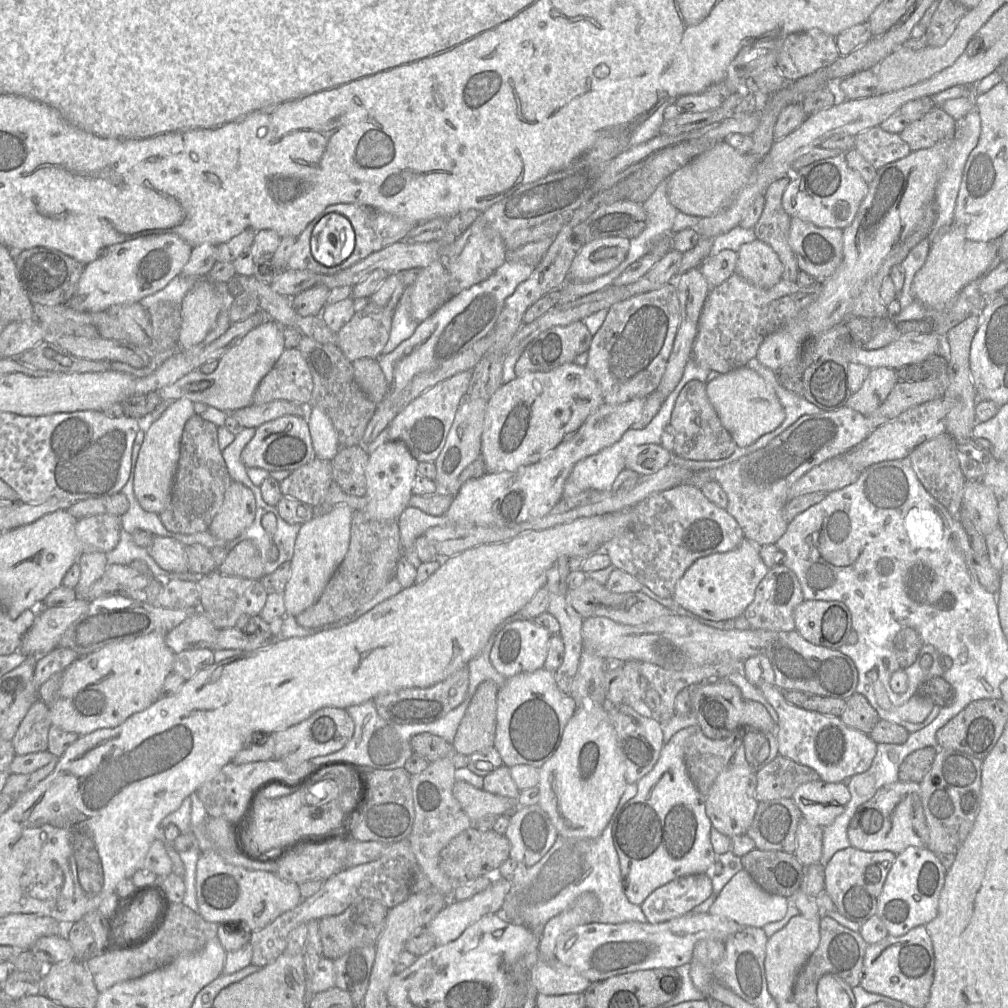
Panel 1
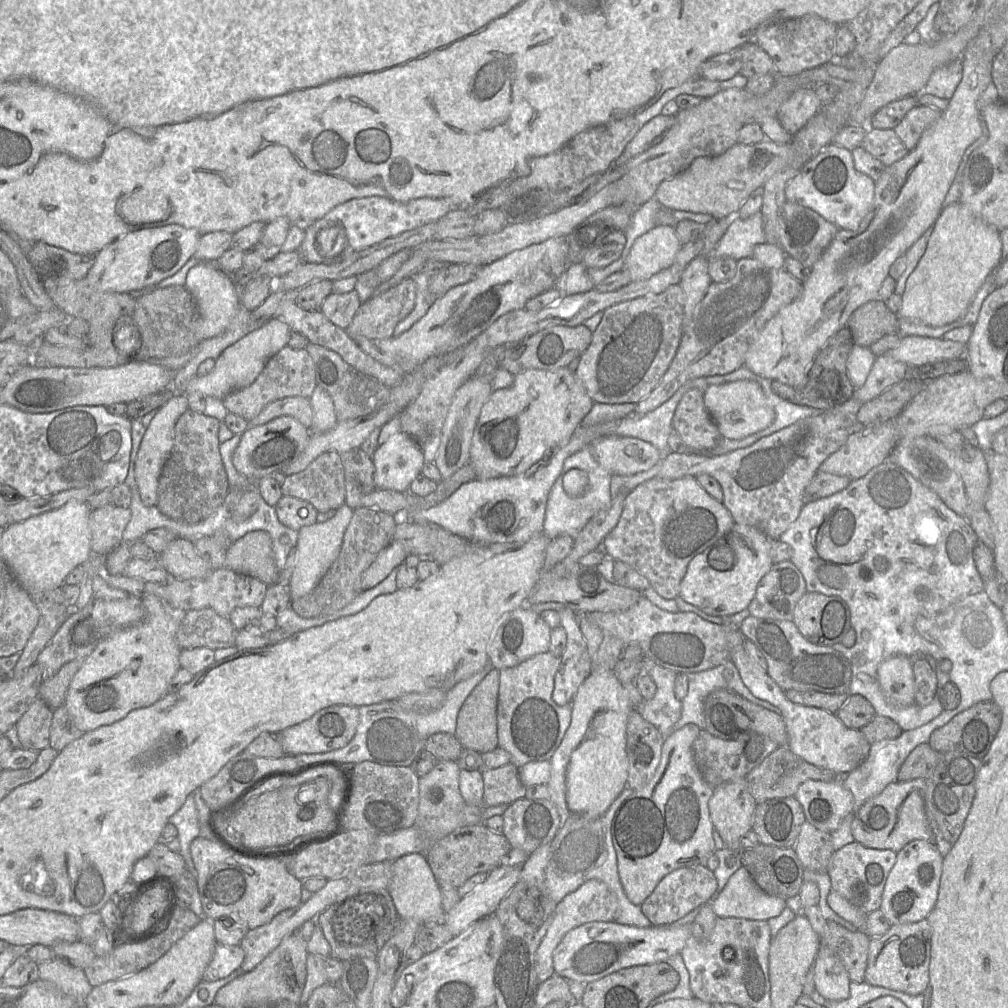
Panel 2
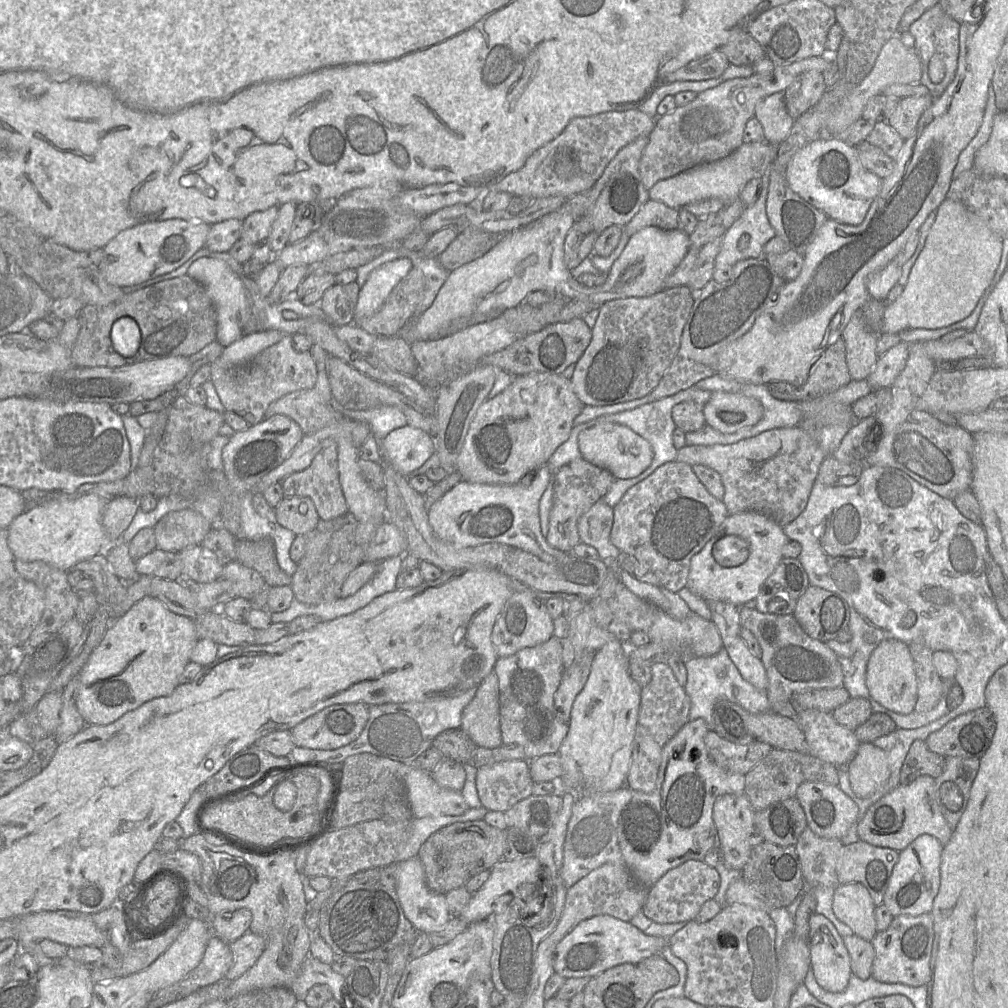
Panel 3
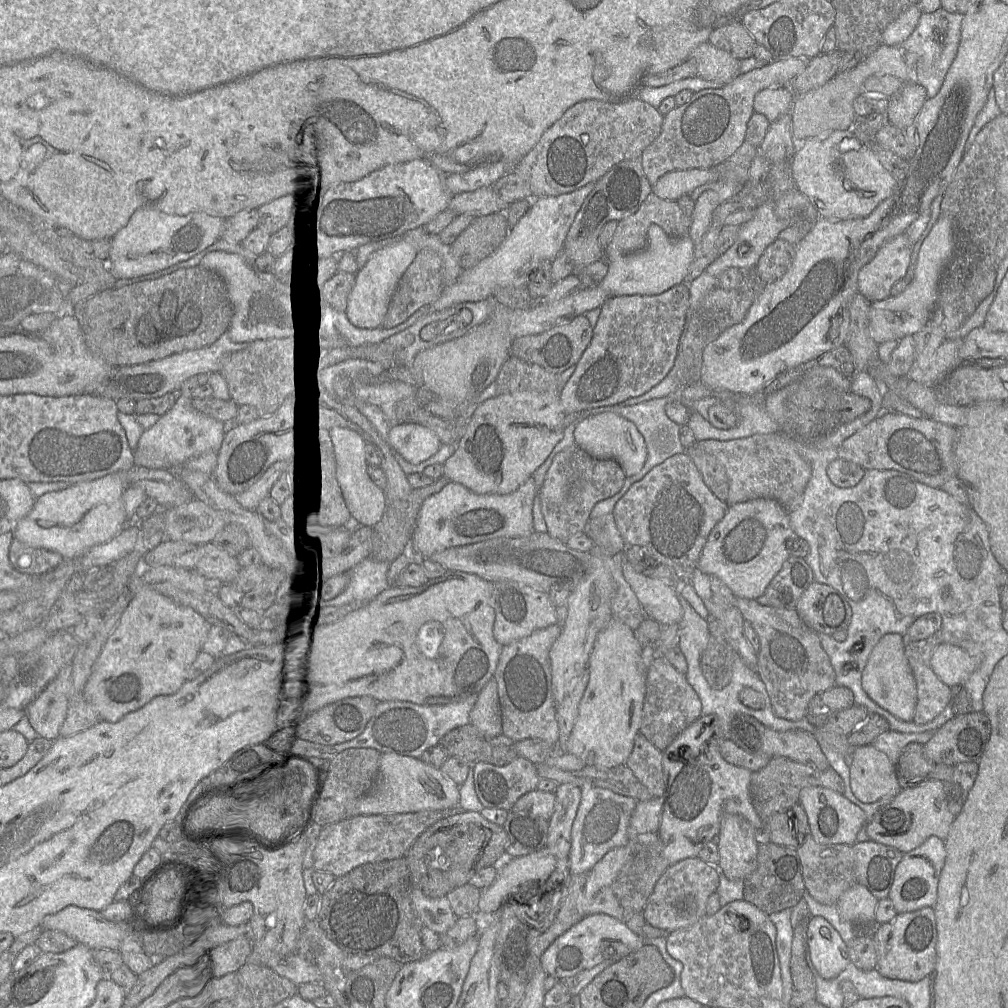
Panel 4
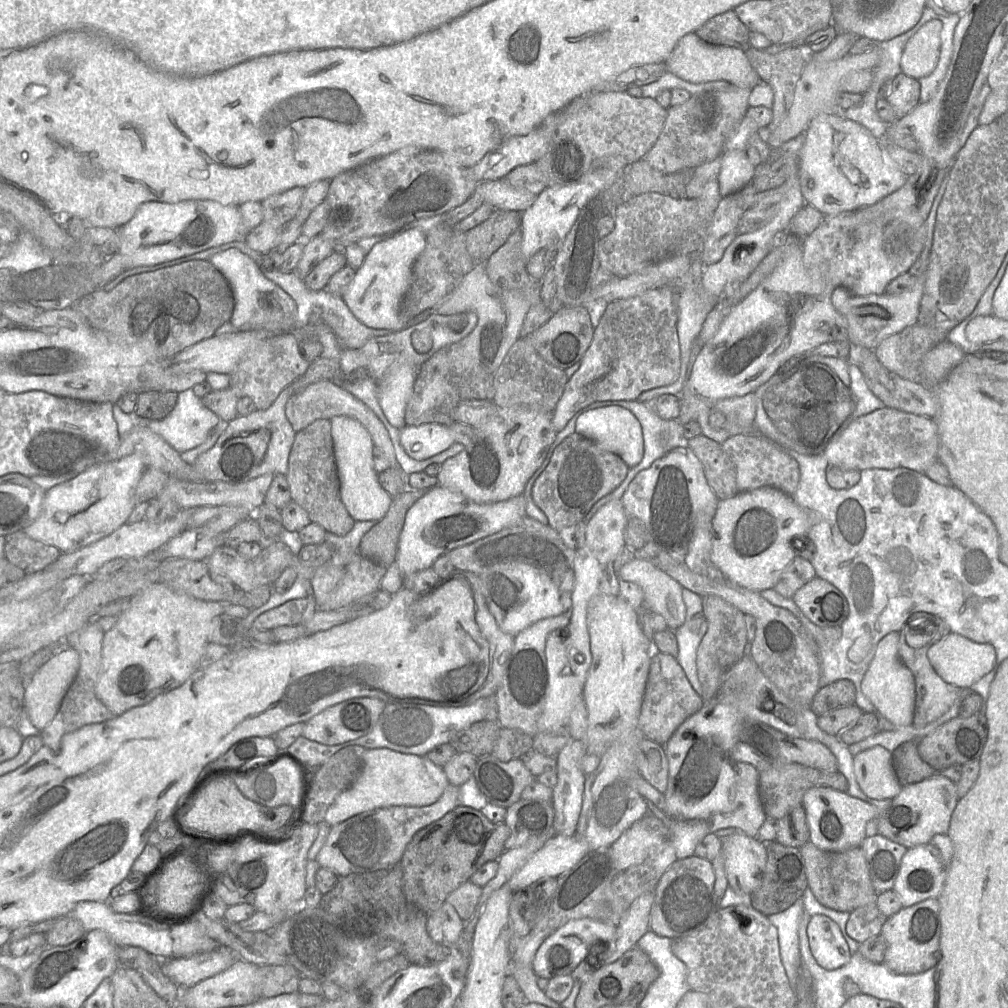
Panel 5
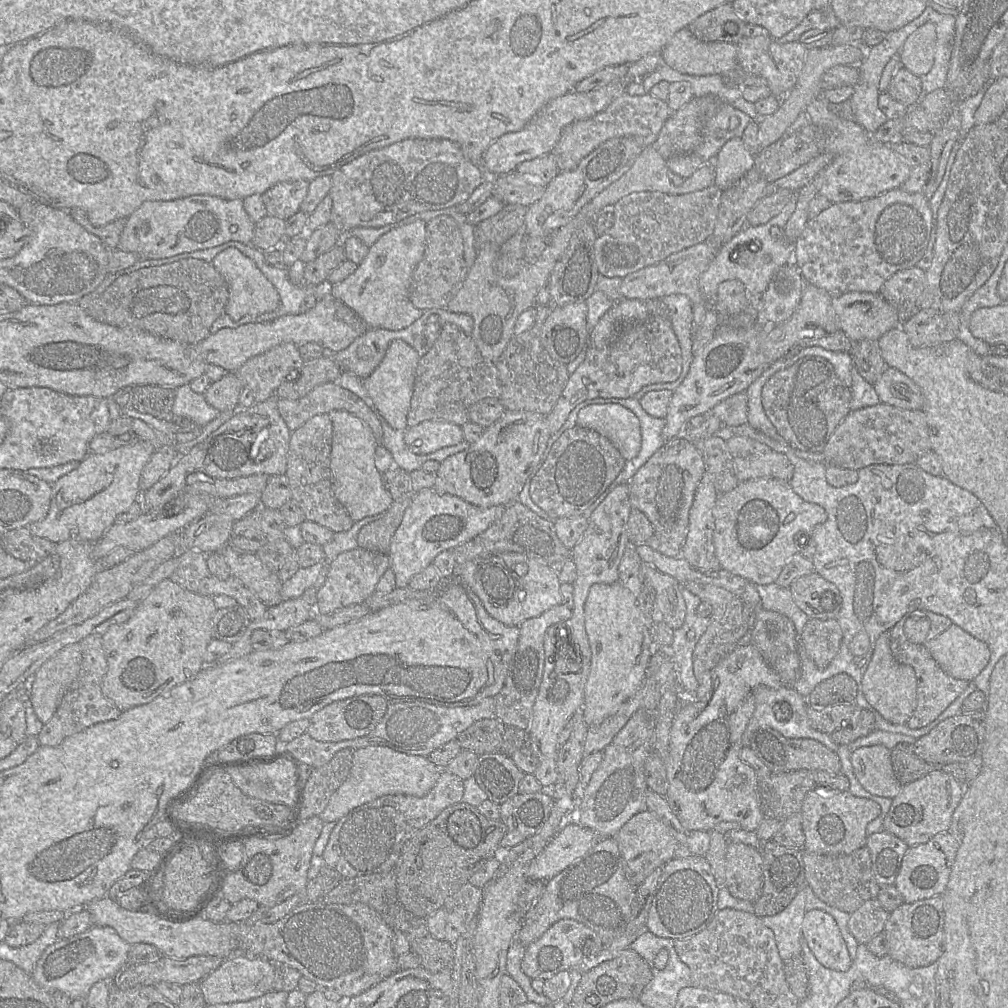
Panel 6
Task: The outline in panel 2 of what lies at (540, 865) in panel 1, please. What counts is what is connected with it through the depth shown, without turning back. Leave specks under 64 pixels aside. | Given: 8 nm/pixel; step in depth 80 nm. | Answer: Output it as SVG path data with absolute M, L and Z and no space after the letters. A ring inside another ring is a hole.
M572 815L560 827L550 845L551 857L545 871L545 895L556 904L586 881L596 879L604 882L618 900L619 908L614 922L642 928L652 926L640 905L634 905L627 898L621 884L612 840L612 819Z

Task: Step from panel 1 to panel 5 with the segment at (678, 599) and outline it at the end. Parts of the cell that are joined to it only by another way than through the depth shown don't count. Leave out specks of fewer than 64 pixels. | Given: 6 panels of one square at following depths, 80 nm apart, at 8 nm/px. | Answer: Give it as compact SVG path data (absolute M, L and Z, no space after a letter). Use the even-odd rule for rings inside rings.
M761 487L746 492L738 492L735 496L720 500L712 520L711 561L721 570L725 578L748 590L761 592L773 588L780 574L803 548L801 538L807 538L814 523L818 522L818 514L798 505L792 495L773 487Z

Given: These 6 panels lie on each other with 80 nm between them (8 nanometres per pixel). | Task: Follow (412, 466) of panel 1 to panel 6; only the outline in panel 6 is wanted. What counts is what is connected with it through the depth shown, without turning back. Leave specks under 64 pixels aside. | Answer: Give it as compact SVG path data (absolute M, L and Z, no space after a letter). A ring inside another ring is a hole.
M426 420L405 430L404 441L415 454L433 453L464 441L461 426L444 420Z

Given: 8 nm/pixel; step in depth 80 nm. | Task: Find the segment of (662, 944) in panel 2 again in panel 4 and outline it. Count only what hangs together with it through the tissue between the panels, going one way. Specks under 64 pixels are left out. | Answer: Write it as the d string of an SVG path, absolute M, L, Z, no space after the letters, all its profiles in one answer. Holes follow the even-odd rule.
M593 914L584 917L555 939L541 955L540 963L548 976L564 980L604 960L619 961L645 944L645 938L630 930L624 922L606 914Z

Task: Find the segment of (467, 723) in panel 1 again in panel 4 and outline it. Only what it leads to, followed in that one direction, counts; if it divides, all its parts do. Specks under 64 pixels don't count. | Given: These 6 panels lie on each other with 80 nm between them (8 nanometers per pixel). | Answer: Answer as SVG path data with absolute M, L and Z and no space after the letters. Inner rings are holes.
M494 677L479 692L477 701L470 712L470 724L475 726L486 740L502 734L501 708Z

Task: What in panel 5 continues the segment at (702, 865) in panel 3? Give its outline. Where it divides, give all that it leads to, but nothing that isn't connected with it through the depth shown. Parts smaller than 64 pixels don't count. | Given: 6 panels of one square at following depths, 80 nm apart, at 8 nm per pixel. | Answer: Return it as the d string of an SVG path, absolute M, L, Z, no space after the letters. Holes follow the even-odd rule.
M696 855L676 859L656 885L649 916L650 930L672 939L700 929L718 910L713 893L714 883L715 872L710 861Z

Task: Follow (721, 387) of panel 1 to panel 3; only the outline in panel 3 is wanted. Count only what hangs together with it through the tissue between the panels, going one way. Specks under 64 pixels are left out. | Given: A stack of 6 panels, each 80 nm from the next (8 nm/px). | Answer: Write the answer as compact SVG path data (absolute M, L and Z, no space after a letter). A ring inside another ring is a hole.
M721 391L711 392L703 412L706 424L725 434L753 426L763 417L763 407L758 400L743 394Z

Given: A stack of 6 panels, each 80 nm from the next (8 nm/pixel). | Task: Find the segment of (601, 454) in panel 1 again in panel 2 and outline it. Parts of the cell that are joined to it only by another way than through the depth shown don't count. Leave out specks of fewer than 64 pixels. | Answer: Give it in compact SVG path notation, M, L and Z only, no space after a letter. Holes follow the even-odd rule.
M591 445L572 454L563 464L560 476L553 484L548 496L544 518L543 534L552 539L561 534L575 536L584 528L588 521L601 510L608 508L611 502L610 483L612 474L605 470L592 454ZM570 469L581 469L586 472L588 484L585 492L579 496L568 495L563 488L563 476Z

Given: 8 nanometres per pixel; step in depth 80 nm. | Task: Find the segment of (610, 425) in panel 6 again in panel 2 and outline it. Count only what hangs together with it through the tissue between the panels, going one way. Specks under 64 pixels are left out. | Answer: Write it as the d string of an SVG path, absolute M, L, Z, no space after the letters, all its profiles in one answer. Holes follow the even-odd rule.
M608 435L591 444L597 462L612 475L633 475L647 471L660 459L658 449L644 440Z

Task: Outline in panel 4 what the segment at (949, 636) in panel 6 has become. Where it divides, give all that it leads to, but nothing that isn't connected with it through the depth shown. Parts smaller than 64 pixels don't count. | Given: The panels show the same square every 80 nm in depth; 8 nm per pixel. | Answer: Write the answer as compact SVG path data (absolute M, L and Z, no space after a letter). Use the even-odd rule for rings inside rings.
M949 643L939 644L930 662L933 672L949 687L963 686L978 667L974 657L959 646Z

